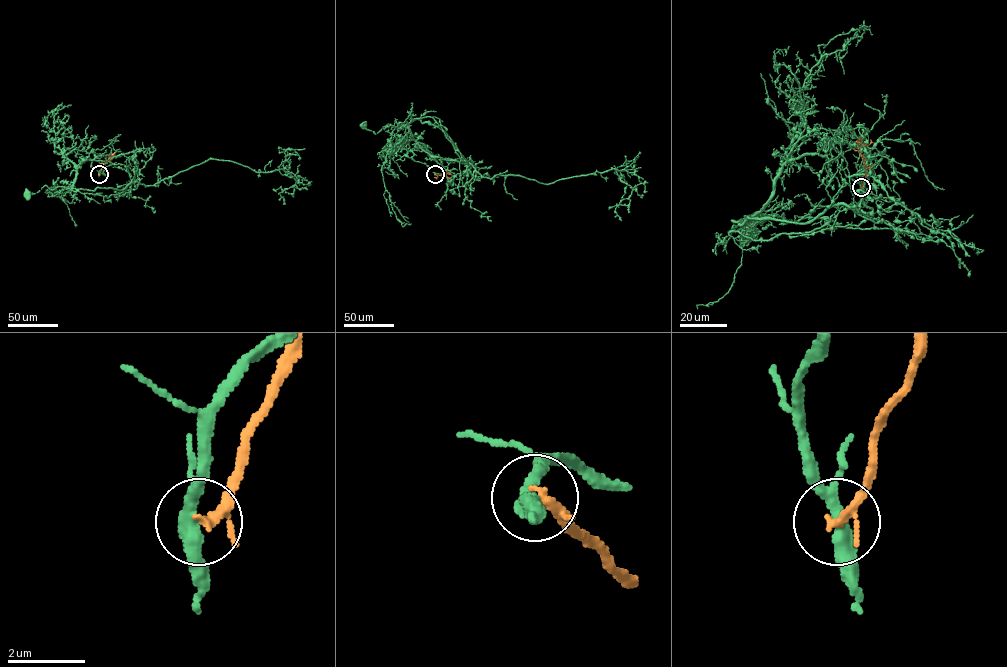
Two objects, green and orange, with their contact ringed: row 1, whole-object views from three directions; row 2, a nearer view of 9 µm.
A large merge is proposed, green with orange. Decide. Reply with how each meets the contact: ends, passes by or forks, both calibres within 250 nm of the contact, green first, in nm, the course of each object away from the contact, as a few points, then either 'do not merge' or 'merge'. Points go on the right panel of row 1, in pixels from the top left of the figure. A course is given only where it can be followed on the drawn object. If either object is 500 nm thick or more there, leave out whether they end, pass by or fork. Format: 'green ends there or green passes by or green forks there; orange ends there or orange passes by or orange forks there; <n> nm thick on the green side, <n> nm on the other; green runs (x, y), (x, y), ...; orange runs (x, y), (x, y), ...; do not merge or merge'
green forks there; orange passes by; 300 nm thick on the green side, 170 nm on the other; green runs (861, 187), (863, 158), (851, 143), (803, 153), (781, 169), (771, 199), (745, 215), (765, 218), (749, 233); orange runs (861, 187), (865, 167), (859, 152), (860, 145), (872, 142); do not merge

